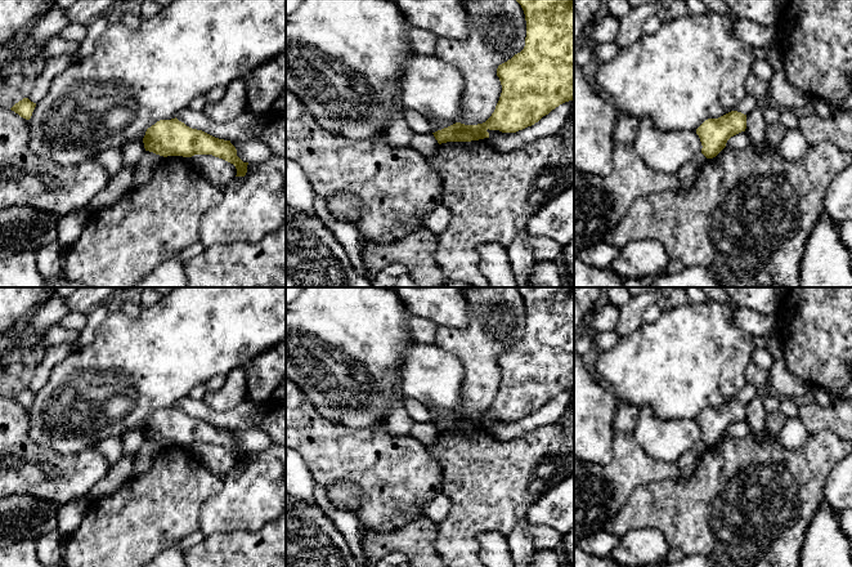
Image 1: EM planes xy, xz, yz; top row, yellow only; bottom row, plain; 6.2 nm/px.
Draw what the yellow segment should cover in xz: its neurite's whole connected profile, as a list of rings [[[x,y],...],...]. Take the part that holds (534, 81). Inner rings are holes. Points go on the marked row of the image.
[[[516,0],[525,14],[524,49],[497,68],[502,93],[492,116],[483,124],[456,122],[434,134],[439,144],[489,138],[489,130],[516,133],[538,122],[560,104],[574,101],[574,0]]]

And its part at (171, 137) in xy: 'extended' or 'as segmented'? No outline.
as segmented

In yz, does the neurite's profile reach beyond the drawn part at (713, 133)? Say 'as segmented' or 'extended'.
as segmented

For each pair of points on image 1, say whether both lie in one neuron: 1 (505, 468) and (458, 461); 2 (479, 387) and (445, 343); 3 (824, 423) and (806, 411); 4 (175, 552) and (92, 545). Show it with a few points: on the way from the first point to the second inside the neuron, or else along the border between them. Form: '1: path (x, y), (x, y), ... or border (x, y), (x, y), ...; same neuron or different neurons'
1: path (493, 468), (478, 468), (470, 461); same neuron
2: path (479, 374), (479, 369), (458, 348); same neuron
3: path (820, 419), (810, 414); same neuron
4: border (176, 543), (158, 553); different neurons

